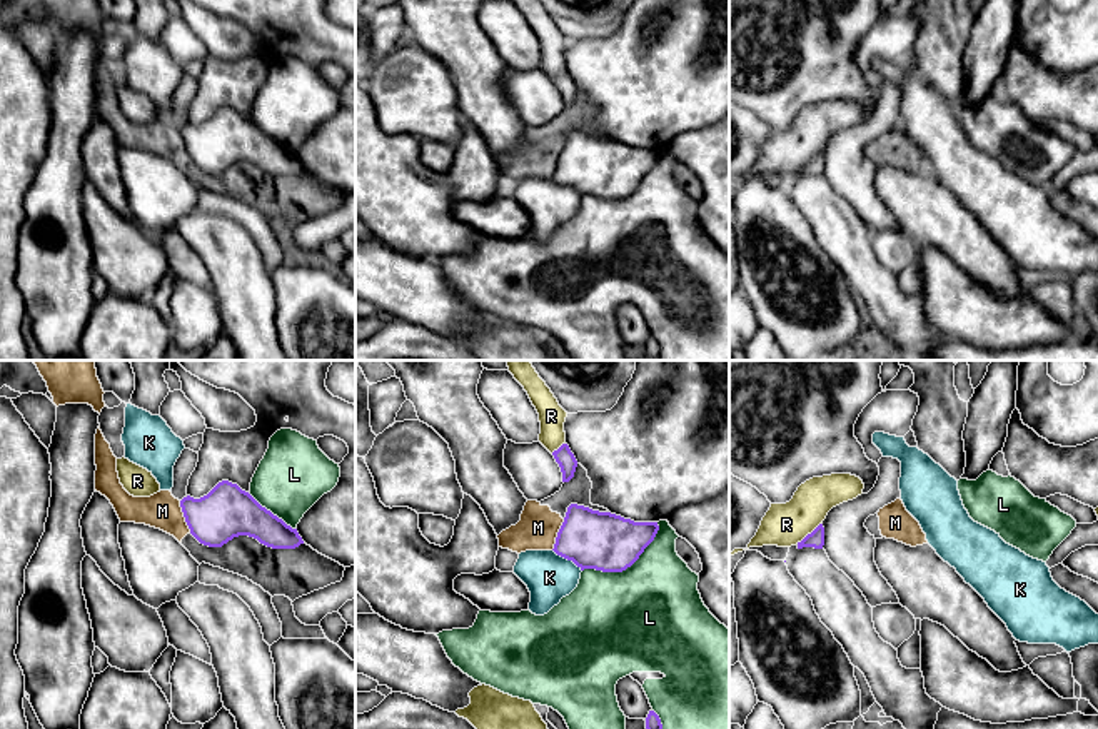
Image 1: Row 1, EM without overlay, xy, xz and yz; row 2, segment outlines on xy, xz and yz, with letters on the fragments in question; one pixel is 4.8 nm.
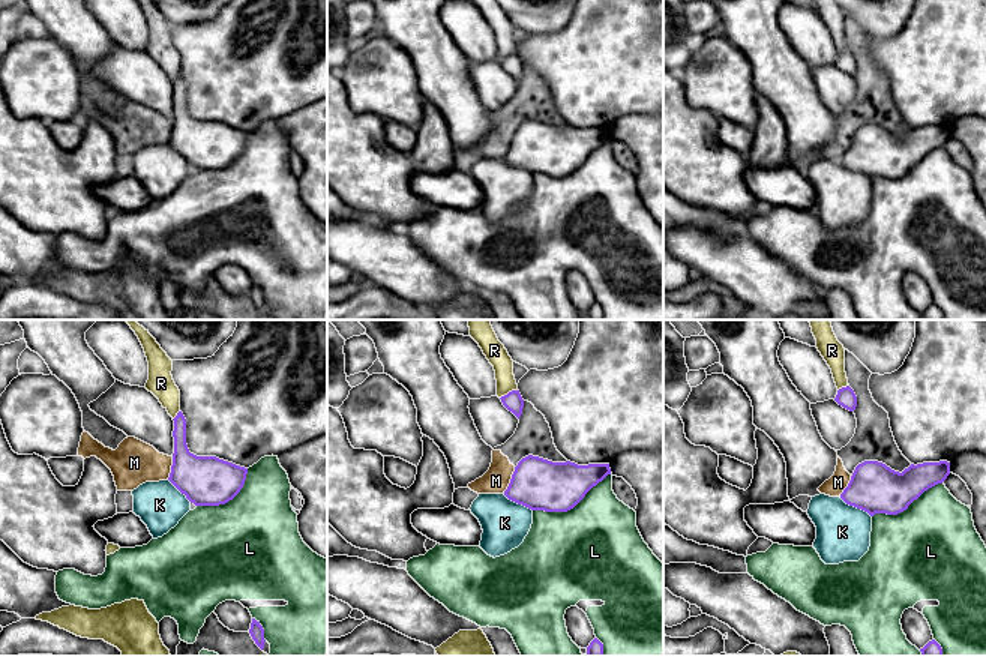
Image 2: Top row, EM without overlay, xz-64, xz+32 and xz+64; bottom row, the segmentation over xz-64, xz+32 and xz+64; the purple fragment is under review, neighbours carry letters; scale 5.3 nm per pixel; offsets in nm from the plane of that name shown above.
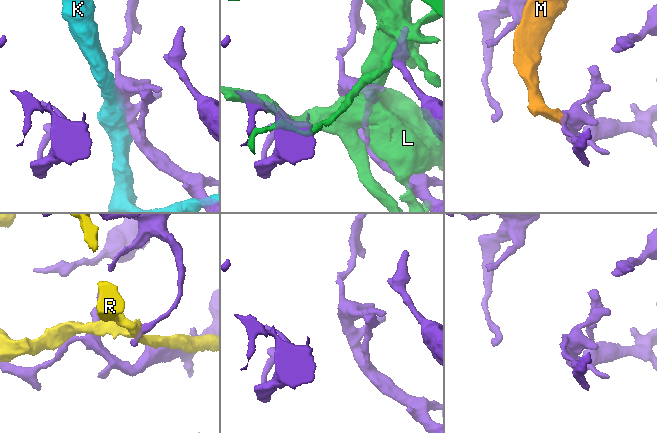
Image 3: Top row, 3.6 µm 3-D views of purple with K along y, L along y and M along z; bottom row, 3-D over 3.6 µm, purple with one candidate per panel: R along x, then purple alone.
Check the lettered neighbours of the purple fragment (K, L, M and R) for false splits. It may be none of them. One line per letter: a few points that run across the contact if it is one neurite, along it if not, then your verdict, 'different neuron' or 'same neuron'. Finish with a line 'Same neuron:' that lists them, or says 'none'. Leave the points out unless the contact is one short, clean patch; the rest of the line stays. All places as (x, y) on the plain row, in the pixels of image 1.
K: different neuron
L: different neuron
M: different neuron
R: different neuron
Same neuron: none

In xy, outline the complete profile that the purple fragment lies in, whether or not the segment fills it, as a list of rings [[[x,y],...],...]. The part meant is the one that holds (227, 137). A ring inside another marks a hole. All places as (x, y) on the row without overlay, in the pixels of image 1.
[[[229,107],[219,108],[200,125],[184,123],[180,133],[190,160],[209,173],[222,173],[239,162],[254,163],[272,175],[295,175],[304,170],[297,155]]]

